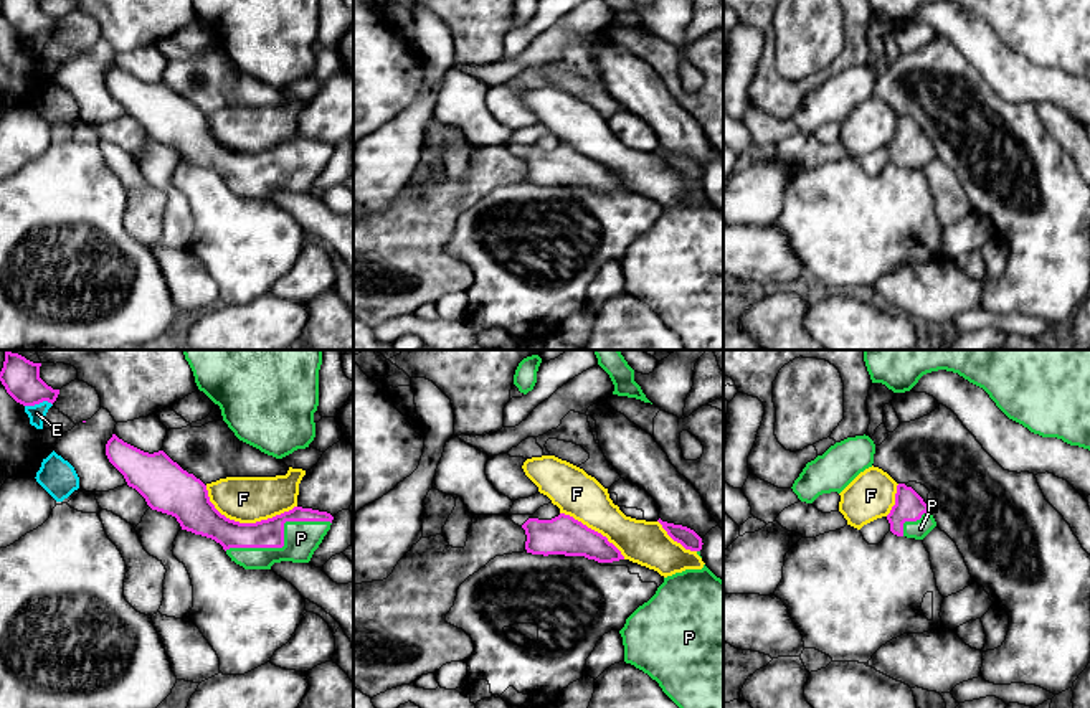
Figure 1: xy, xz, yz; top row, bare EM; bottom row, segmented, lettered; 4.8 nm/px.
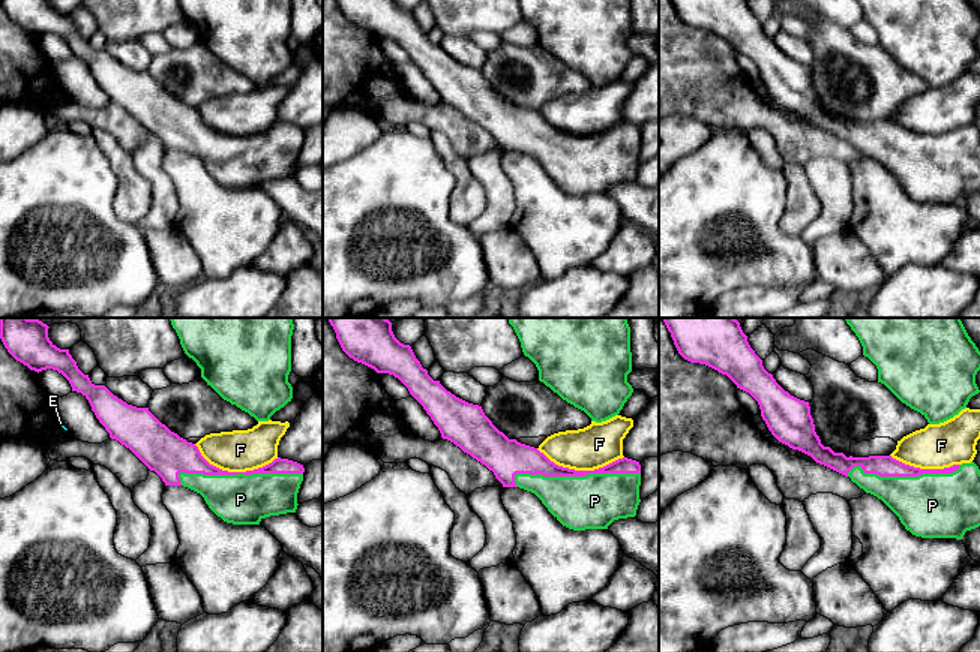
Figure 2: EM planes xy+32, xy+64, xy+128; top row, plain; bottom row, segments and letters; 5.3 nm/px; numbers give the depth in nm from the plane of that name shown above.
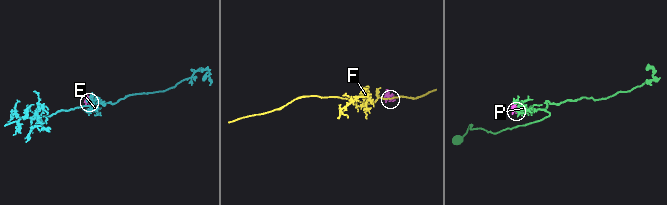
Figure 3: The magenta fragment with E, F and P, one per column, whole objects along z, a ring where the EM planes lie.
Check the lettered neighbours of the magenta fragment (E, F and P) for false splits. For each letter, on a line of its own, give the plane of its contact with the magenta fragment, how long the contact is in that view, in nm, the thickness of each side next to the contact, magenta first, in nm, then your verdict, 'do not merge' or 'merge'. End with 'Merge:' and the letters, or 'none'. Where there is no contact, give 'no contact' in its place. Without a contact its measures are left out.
E: xy | 140 nm | 190/90 nm | do not merge
F: xy | 460 nm | 180/220 nm | do not merge
P: xy | 550 nm | 140/180 nm | merge
Merge: P

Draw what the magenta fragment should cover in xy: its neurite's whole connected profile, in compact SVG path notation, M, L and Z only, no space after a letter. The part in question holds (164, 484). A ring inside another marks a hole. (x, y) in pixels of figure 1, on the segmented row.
M112 434L106 444L106 455L152 510L175 517L182 530L215 540L231 561L244 569L271 569L274 563L281 561L309 563L334 520L327 512L294 507L268 520L239 523L221 515L210 502L206 485L183 470L164 451L149 454Z

